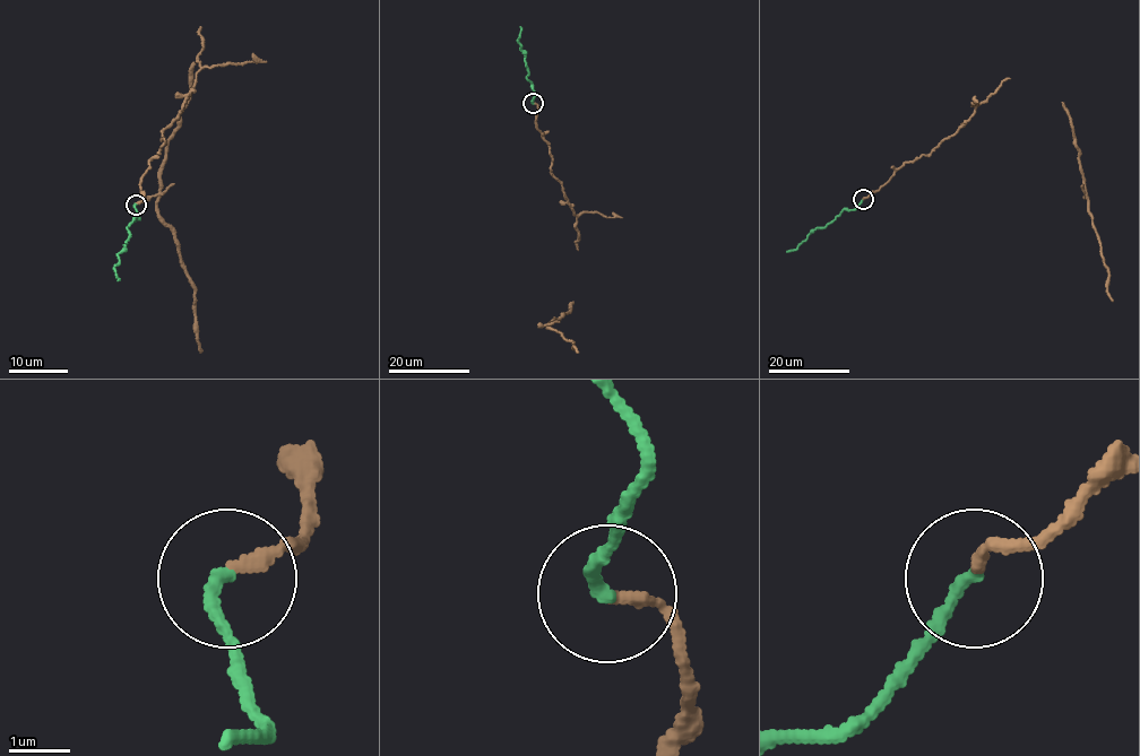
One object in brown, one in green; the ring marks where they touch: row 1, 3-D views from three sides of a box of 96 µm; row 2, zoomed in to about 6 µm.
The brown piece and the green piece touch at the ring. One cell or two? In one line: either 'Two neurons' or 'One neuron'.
One neuron

